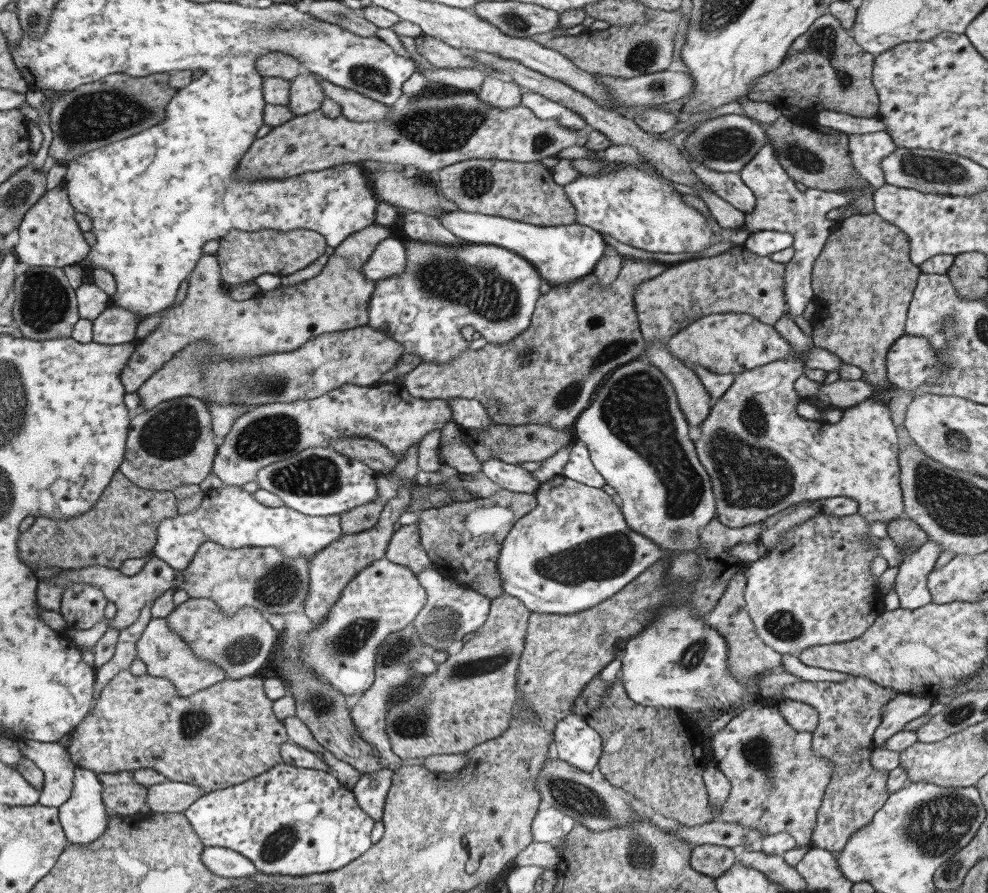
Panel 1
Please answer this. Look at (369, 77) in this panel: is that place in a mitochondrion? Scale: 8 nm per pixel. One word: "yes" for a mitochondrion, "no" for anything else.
yes

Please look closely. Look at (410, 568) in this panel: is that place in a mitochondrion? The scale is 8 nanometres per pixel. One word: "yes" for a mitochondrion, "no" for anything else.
no

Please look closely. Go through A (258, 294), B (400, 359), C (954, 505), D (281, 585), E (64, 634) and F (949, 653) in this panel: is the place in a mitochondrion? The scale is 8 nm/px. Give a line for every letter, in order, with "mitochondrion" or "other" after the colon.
A: other
B: other
C: mitochondrion
D: mitochondrion
E: other
F: other

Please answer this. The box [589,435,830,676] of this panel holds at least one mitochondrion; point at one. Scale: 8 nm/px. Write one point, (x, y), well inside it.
(783, 625)

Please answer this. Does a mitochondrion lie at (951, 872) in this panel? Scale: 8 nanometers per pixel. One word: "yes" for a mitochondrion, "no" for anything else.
yes

